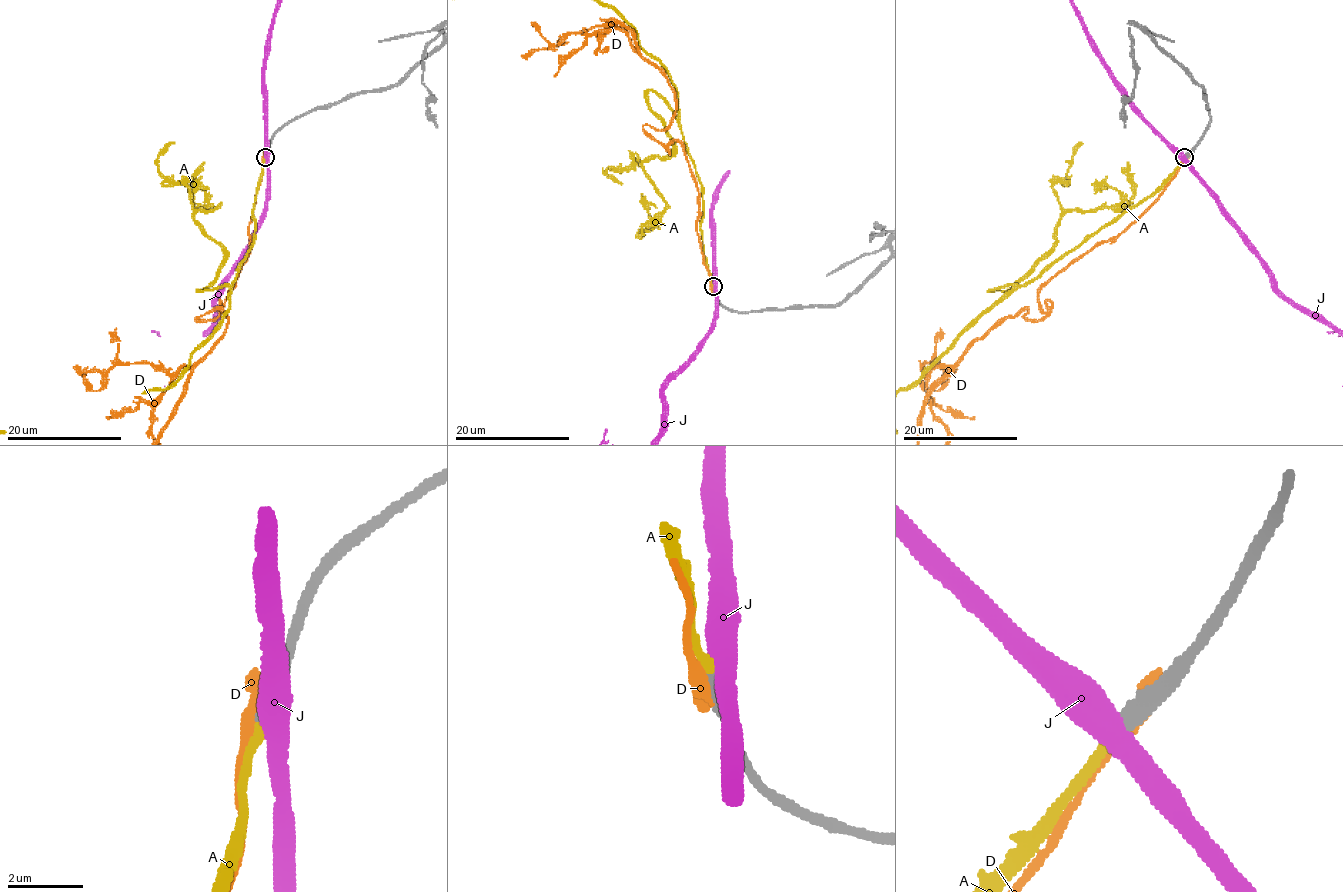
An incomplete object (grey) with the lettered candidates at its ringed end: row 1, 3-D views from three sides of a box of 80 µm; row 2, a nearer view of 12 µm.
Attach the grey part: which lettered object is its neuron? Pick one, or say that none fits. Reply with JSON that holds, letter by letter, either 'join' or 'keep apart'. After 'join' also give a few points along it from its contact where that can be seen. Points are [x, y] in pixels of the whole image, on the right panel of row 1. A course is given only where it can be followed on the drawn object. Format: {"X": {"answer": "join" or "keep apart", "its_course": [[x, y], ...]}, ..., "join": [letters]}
{"A": {"answer": "join"}, "D": {"answer": "keep apart"}, "J": {"answer": "keep apart"}, "join": ["A"]}

